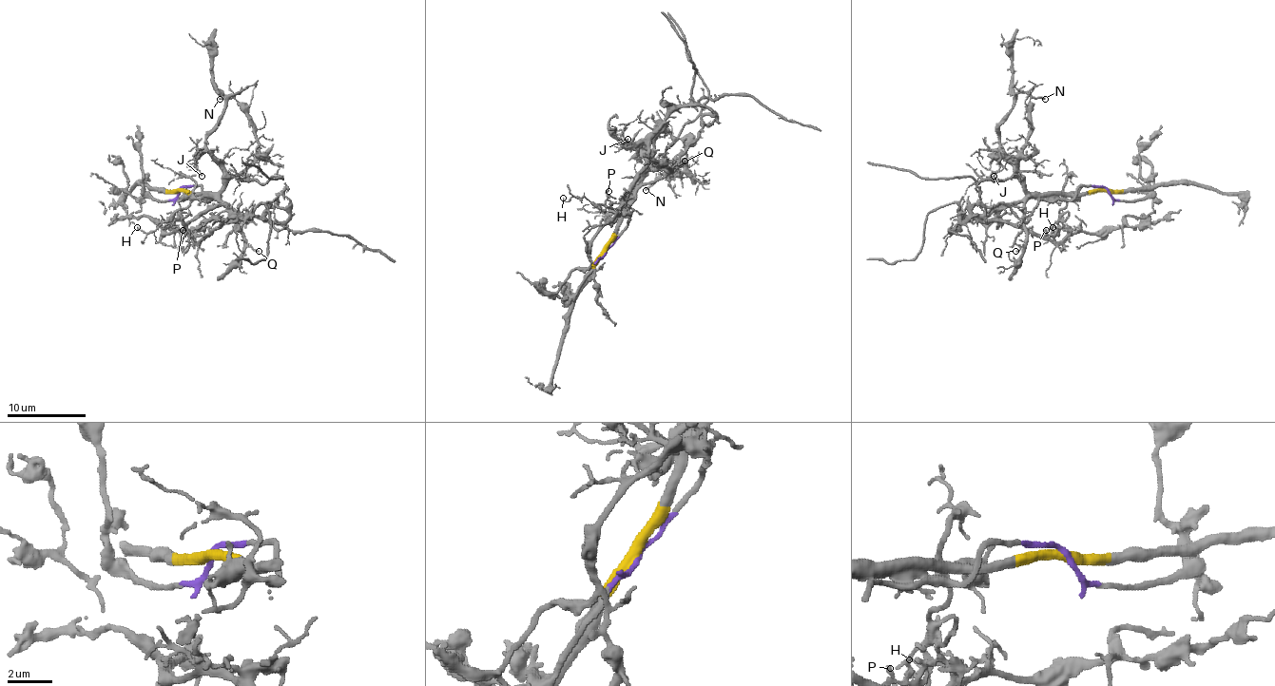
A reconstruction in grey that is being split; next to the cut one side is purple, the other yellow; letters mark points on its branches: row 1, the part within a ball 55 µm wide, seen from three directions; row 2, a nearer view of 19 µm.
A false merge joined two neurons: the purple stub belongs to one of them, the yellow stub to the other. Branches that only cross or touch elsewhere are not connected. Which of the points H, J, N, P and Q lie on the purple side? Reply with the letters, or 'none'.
P

